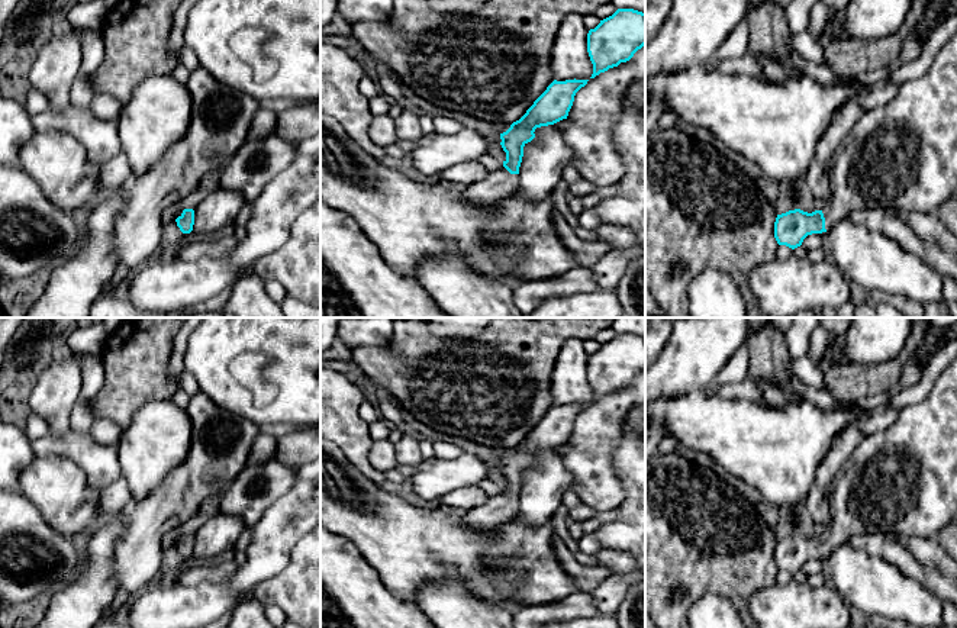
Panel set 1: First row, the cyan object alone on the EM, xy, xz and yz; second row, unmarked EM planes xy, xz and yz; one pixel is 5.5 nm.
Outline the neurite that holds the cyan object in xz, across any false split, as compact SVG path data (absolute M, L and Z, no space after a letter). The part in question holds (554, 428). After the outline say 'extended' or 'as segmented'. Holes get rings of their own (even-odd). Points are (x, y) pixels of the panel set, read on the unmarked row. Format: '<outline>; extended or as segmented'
M554 405L547 415L534 426L526 438L510 453L500 458L500 470L506 477L503 492L489 497L487 502L471 508L461 518L463 525L478 534L492 534L494 529L515 521L519 505L519 492L523 471L535 463L535 454L554 450L567 444L576 418L589 405Z; extended

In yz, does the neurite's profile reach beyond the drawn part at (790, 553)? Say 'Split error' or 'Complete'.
Split error

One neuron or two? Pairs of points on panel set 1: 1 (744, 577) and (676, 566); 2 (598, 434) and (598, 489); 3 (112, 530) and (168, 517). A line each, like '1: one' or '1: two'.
1: one
2: one
3: two

